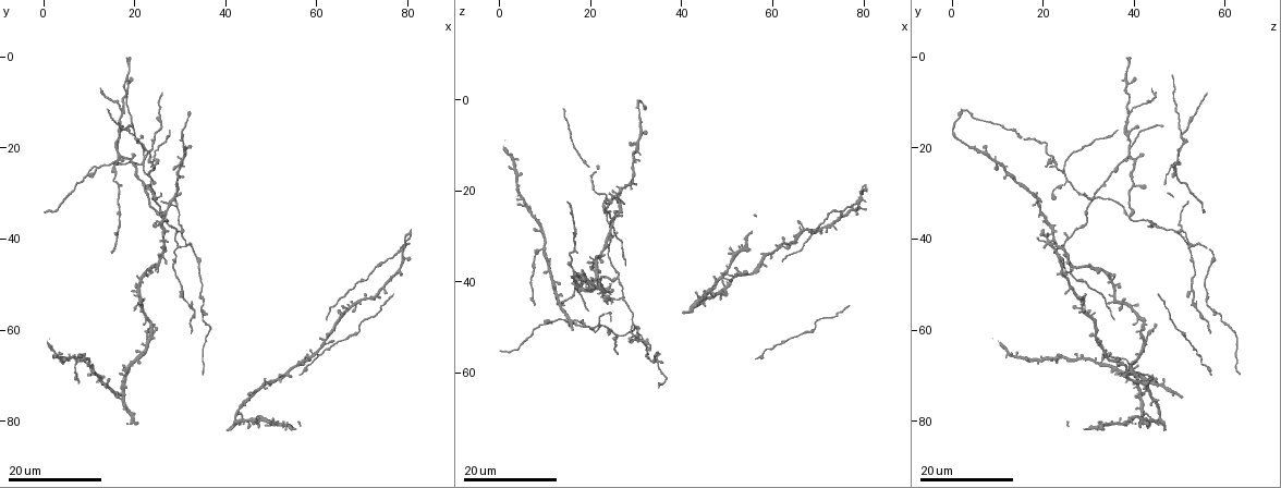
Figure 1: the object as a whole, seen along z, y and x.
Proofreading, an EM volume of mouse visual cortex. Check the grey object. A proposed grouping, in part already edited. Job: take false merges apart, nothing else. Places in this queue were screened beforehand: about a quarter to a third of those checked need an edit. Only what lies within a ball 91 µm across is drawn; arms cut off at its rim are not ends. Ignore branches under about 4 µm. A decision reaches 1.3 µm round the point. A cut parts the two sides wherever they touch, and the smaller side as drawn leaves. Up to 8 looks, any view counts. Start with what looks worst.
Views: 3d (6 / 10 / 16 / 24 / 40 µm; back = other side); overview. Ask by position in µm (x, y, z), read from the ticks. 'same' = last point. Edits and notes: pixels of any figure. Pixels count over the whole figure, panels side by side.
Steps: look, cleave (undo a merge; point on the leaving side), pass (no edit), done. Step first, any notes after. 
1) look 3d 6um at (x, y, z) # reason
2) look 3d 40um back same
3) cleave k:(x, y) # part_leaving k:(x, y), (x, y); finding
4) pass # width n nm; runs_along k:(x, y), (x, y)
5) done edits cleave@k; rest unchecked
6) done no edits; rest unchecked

look 3d 16um at (25.5, 35.5, 38.5) # side arm on a straight run

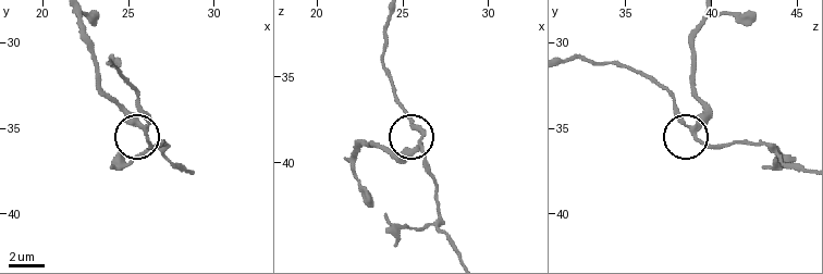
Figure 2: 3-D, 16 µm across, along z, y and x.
look 3d 6um at (25.9, 35.0, 39.0)

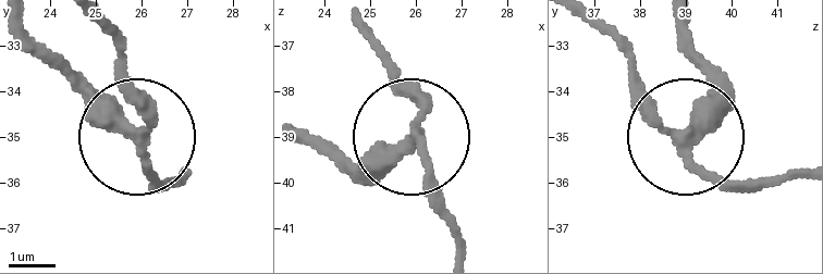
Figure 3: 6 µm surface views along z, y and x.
cleave 3:(90, 102) # width 280 nm; part_leaving 3:(143, 140), (22, 23); a second neuron is stuck on

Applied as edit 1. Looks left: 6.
look overview # see it whole again

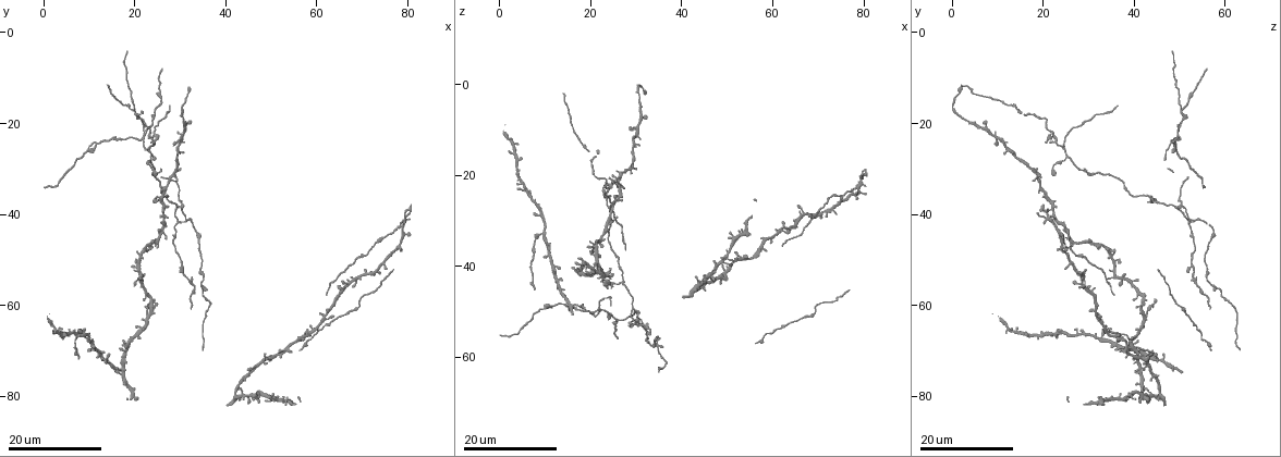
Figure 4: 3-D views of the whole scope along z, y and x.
look 3d 16um at (29.0, 41.5, 52.5) # a fork

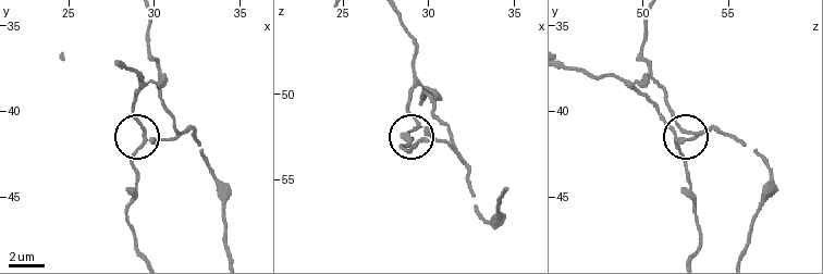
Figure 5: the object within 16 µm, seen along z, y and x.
look 3d 6um at (29.4, 41.7, 51.9)

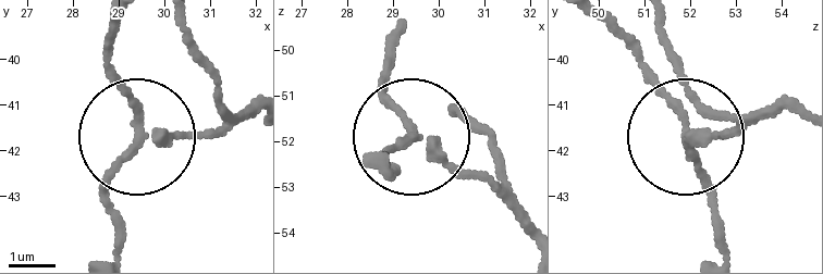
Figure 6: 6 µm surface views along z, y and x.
pass # width 190 nm; runs_along 6:(252, 114), (197, 138), (143, 141), (103, 196), (111, 254); all the same neuron

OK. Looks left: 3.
look 3d 16um at (30.0, 38.0, 49.0) # side arm on a straight run

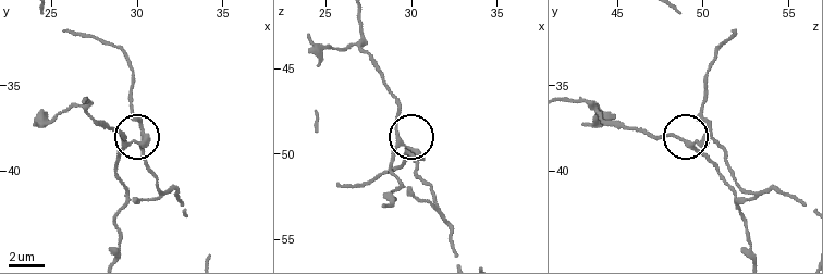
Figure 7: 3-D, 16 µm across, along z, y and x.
look 3d 6um at (29.4, 38.3, 49.1)

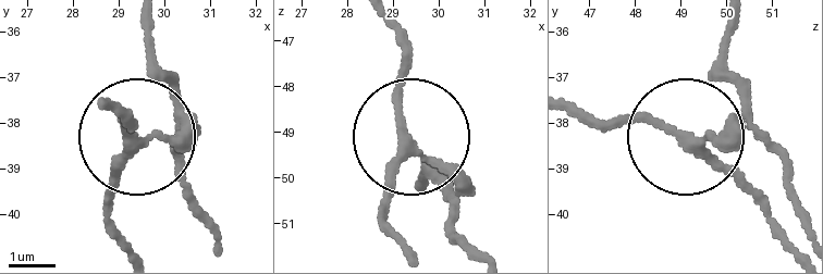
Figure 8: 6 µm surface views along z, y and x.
pass # runs_along 8:(479, 252), (459, 233), (456, 186), (405, 127), (401, 26); all the same neuron

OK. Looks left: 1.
done edits cleave@3; rest unchecked

